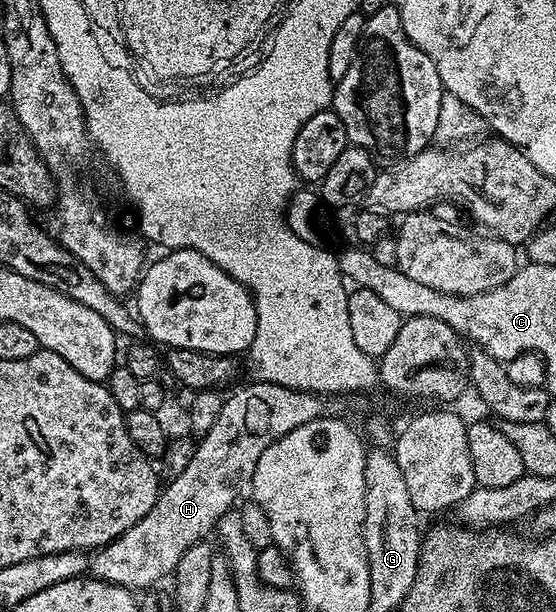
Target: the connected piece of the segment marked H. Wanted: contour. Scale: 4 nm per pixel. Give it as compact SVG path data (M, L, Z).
M252 380L249 386L234 391L230 396L228 394L224 398L218 420L211 425L204 437L196 442L196 451L194 456L190 456L190 464L183 469L177 479L167 483L159 491L157 502L150 508L150 512L146 513L146 516L138 520L128 531L122 532L122 536L118 536L113 542L106 543L91 555L91 577L139 592L147 586L154 585L155 582L162 581L164 577L165 581L175 574L178 560L182 560L186 548L205 541L215 531L218 520L222 520L225 512L233 509L245 497L246 491L252 485L254 468L262 452L266 452L270 444L286 436L294 428L302 424L310 424L310 420L315 418L325 417L329 413L328 402L327 397L319 394L284 388L282 384L270 384L259 380Z

